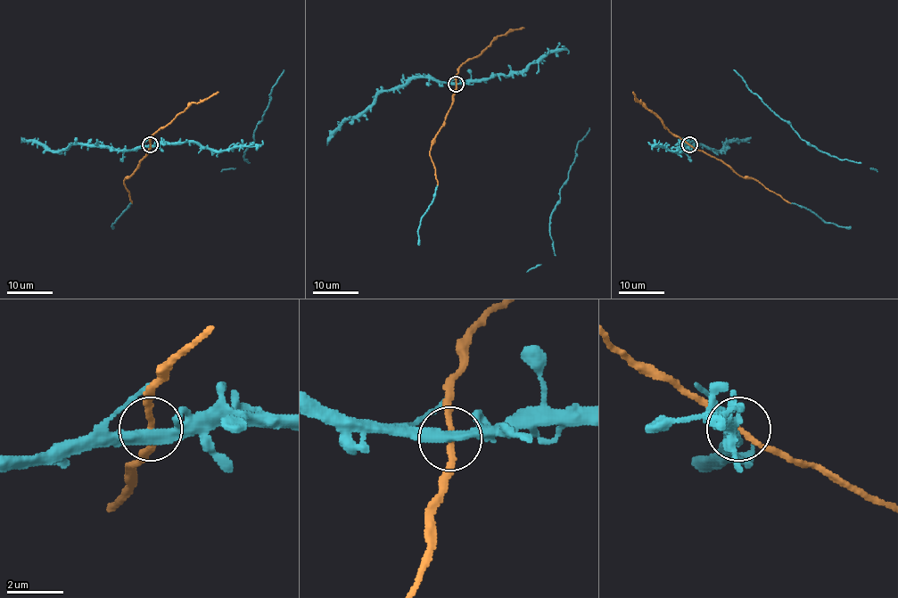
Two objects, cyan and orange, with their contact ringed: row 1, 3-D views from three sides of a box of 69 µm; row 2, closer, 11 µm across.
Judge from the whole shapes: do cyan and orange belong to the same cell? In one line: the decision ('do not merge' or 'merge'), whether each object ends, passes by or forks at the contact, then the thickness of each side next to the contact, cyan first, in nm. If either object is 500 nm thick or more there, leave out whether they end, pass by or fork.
merge; cyan forks there; orange passes by; 320 nm thick on the cyan side, 200 nm on the other

